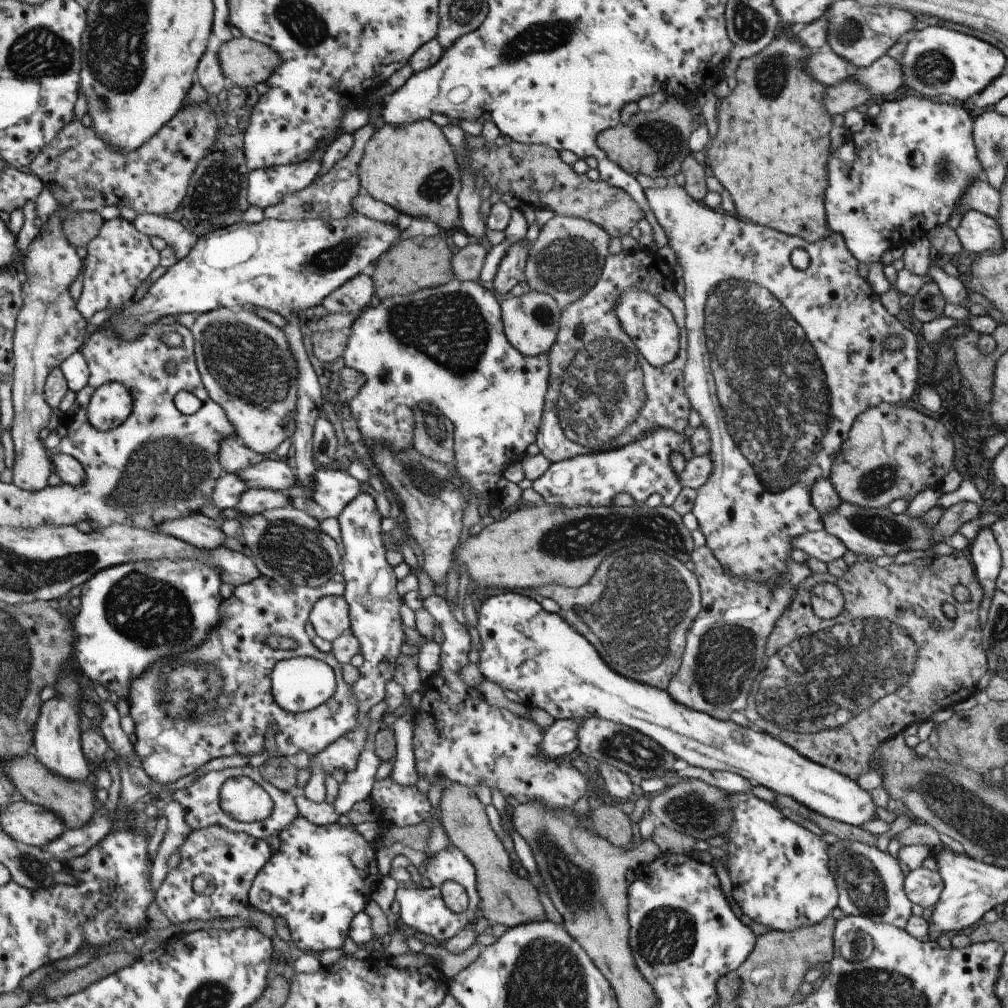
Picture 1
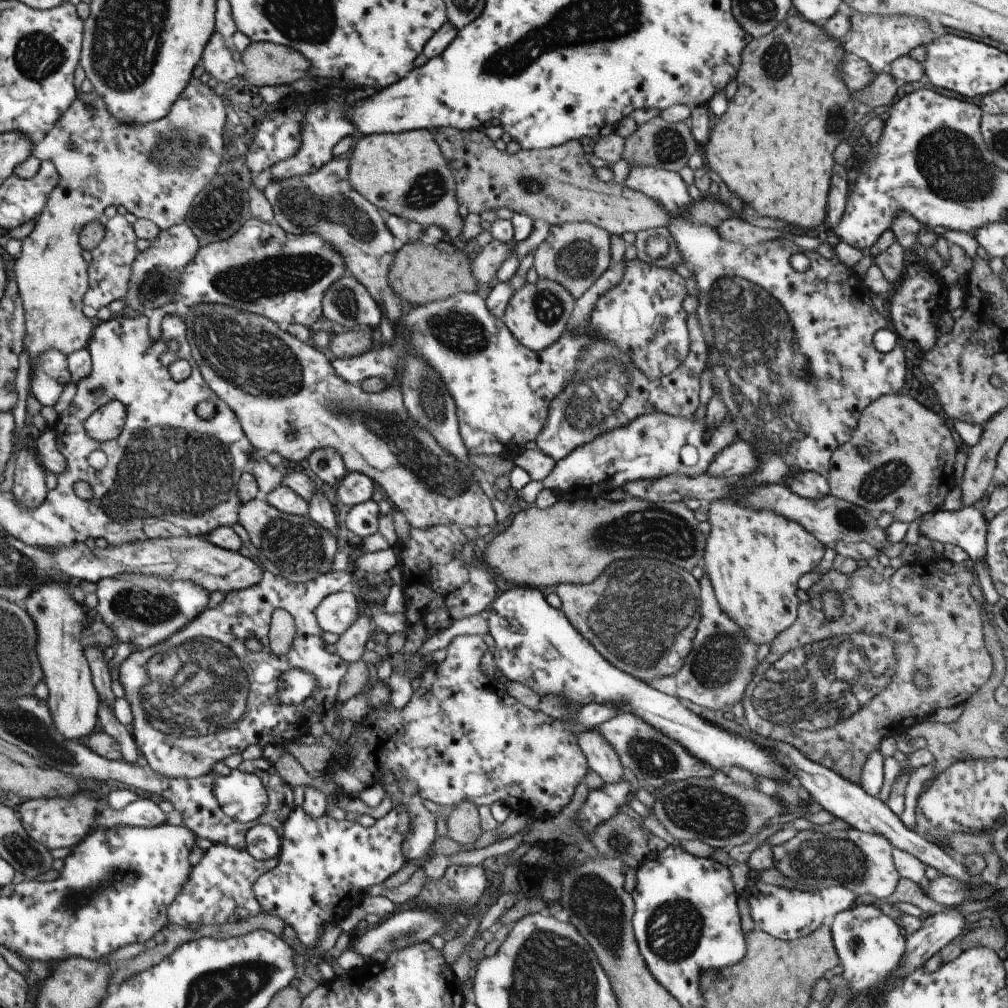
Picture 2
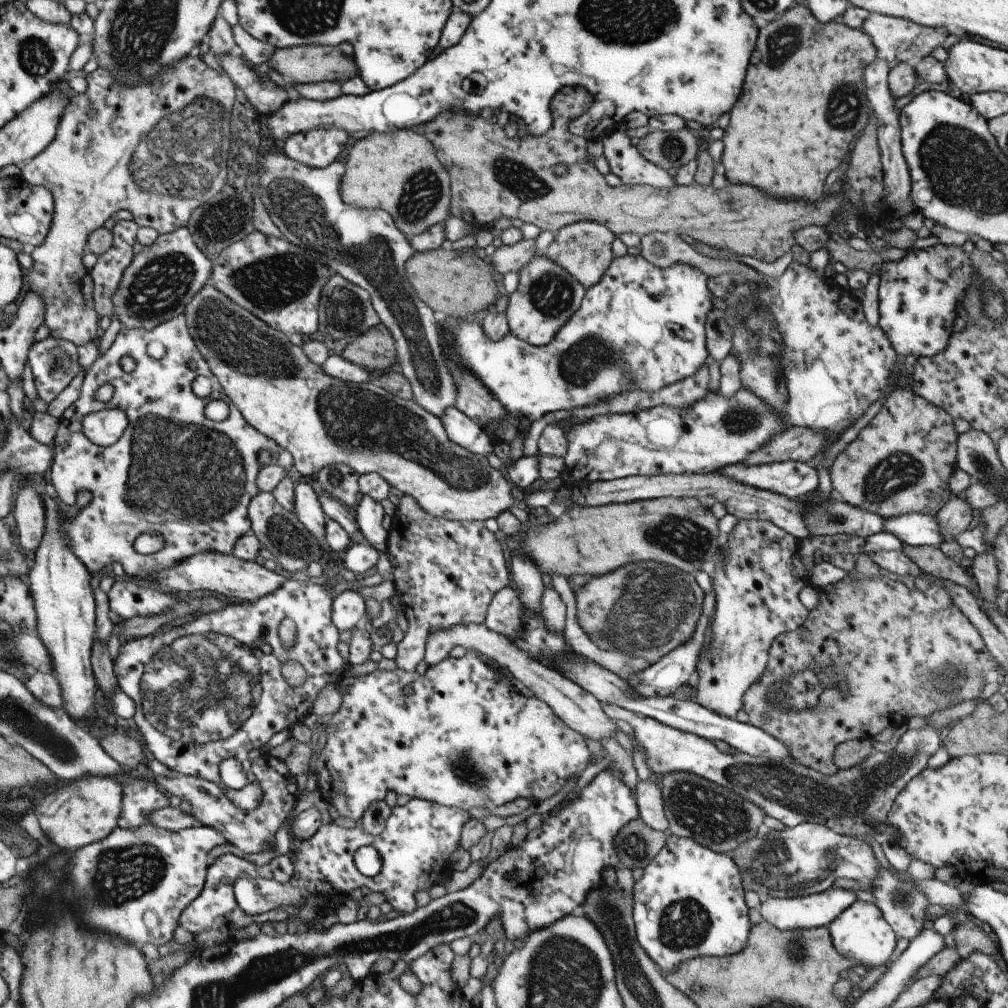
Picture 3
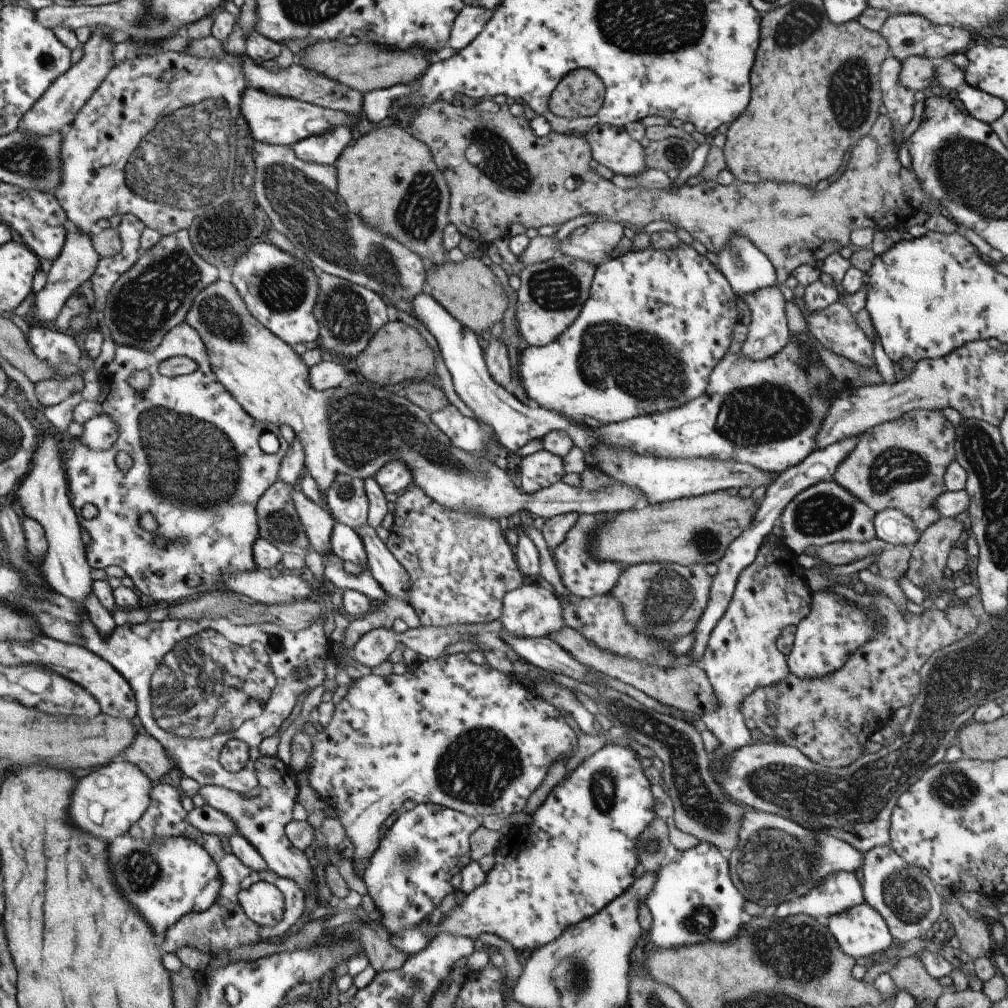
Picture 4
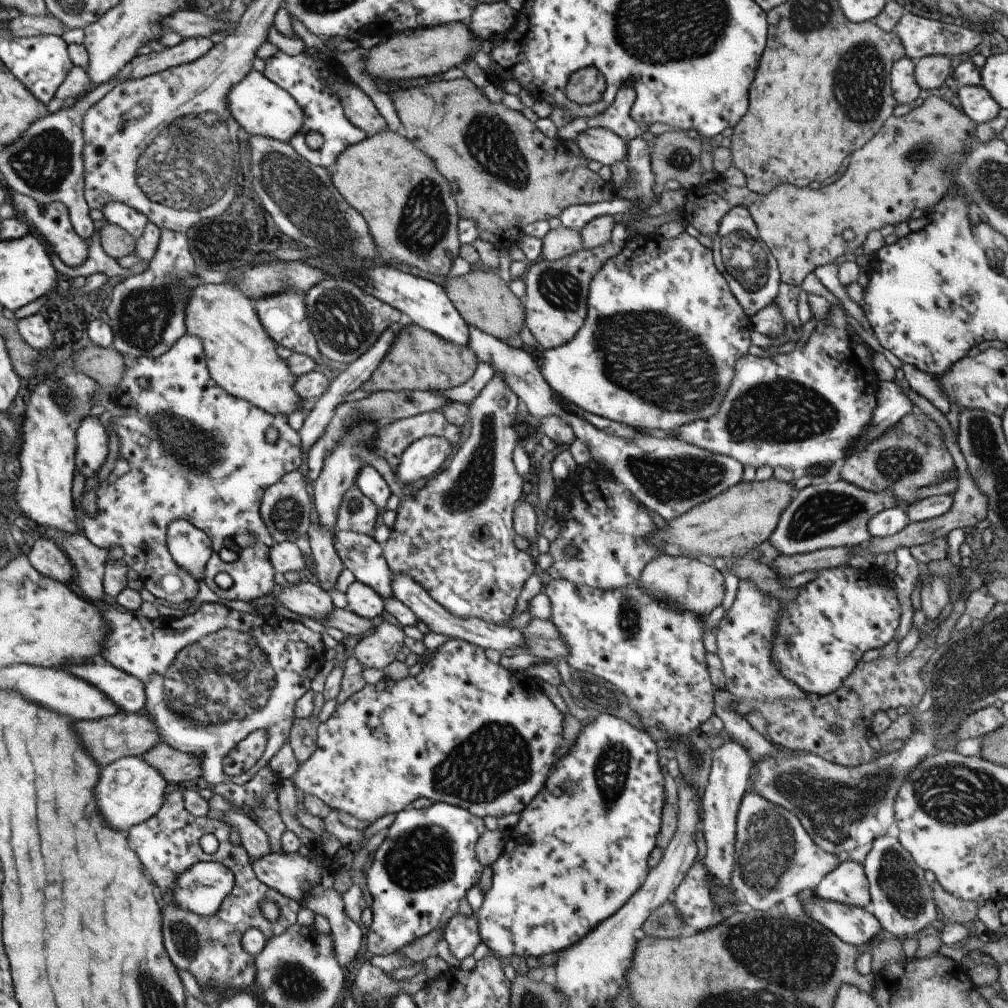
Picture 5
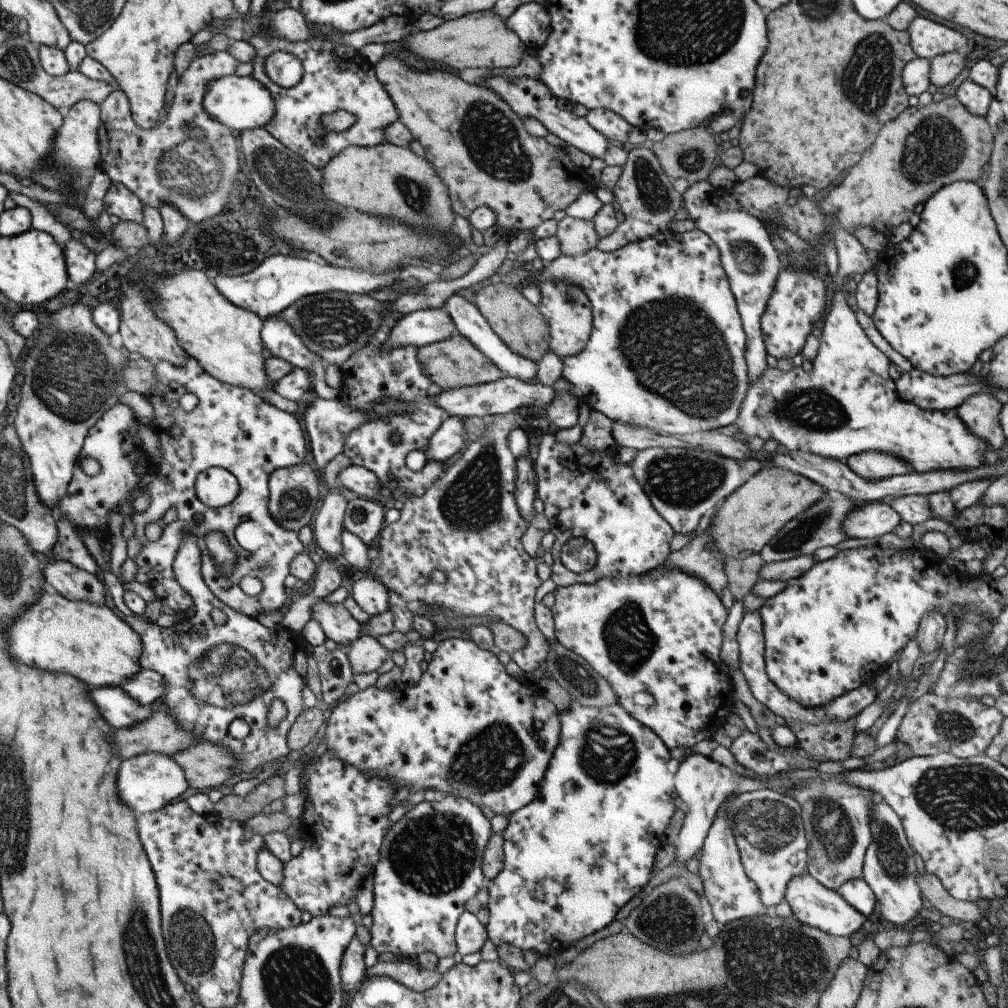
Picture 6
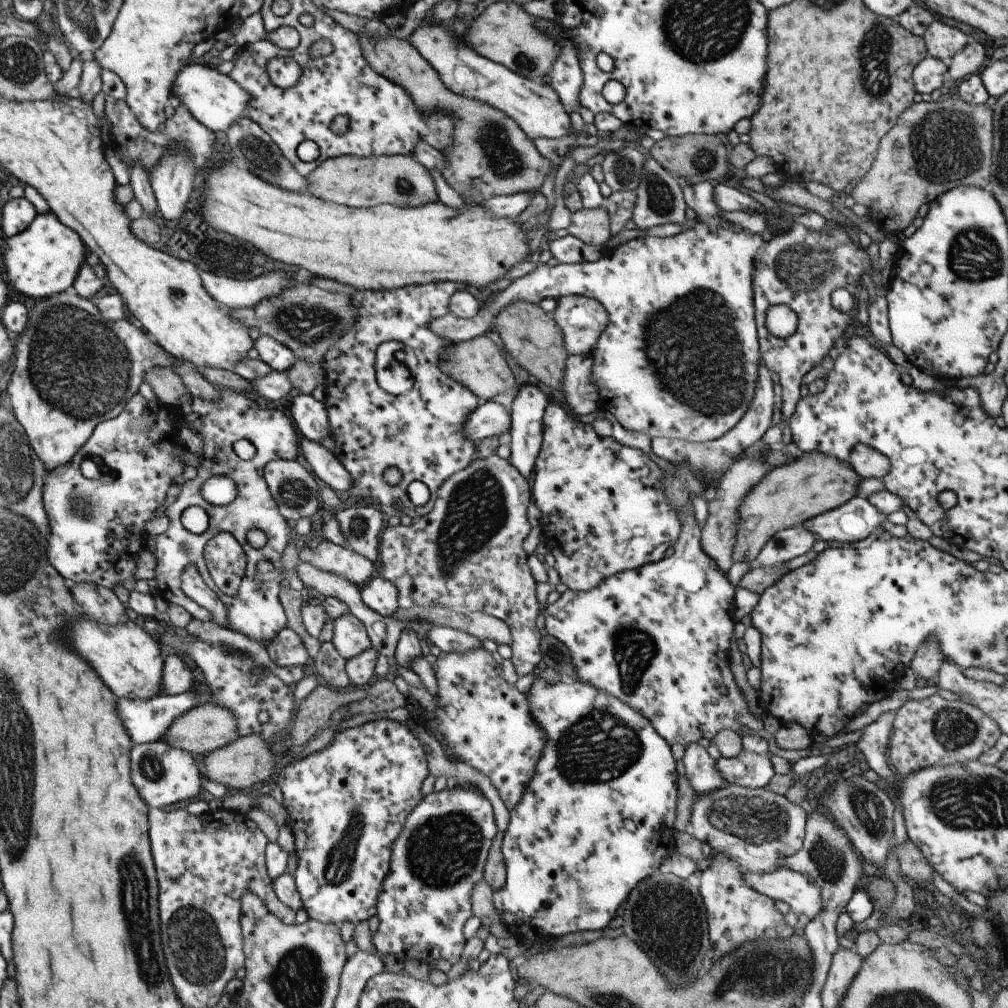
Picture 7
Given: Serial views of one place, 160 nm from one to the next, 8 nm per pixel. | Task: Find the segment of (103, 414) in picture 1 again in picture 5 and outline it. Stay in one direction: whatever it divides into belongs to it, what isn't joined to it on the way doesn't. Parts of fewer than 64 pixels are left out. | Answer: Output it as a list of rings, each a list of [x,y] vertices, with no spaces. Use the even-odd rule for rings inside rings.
[[[95,415],[87,416],[76,431],[77,474],[89,479],[96,476],[107,456],[107,432]]]

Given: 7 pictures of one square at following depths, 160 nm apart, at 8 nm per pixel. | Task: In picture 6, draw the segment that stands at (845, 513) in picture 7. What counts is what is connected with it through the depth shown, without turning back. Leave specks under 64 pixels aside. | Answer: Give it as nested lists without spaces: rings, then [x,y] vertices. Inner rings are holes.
[[[873,501],[849,511],[842,531],[846,538],[877,538],[892,532],[899,521],[899,515],[887,503]]]

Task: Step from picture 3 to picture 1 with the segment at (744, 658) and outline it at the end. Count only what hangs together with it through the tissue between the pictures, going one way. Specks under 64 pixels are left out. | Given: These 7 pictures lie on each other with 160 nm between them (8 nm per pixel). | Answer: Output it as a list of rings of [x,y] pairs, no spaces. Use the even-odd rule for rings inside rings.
[[[670,179],[663,188],[643,189],[648,210],[656,218],[658,225],[663,229],[667,242],[673,250],[676,261],[681,266],[681,276],[684,284],[684,327],[686,328],[686,363],[683,369],[684,389],[690,402],[690,408],[695,409],[701,418],[701,424],[708,430],[710,438],[710,459],[712,471],[708,480],[697,489],[690,512],[698,522],[698,530],[705,539],[705,546],[711,551],[719,566],[730,575],[744,581],[777,585],[778,579],[786,574],[788,555],[793,550],[792,541],[799,535],[817,532],[823,528],[818,510],[811,504],[809,489],[813,481],[818,478],[828,478],[830,466],[842,442],[847,438],[850,426],[855,417],[869,407],[879,403],[899,404],[909,400],[918,388],[916,381],[917,351],[916,339],[912,330],[907,329],[901,318],[889,315],[879,301],[879,295],[873,292],[866,279],[857,272],[858,262],[847,250],[843,239],[835,233],[815,242],[807,242],[799,236],[781,234],[778,230],[771,230],[765,226],[757,226],[751,222],[737,220],[723,212],[715,212],[702,202],[694,201],[688,192]],[[793,248],[803,248],[810,254],[810,263],[805,270],[797,270],[789,264],[789,252]],[[889,336],[903,336],[901,350],[885,350],[883,340]],[[765,378],[775,378],[781,384],[781,392],[775,394],[771,382]]]

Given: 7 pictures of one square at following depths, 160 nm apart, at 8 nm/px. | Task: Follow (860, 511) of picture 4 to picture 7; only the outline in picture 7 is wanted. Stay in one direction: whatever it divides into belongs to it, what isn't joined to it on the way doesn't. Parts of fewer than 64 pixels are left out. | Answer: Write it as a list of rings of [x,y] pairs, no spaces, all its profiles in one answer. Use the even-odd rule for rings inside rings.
[[[801,525],[777,531],[767,540],[763,548],[760,548],[753,564],[757,567],[781,564],[781,562],[809,552],[815,541],[814,535]]]

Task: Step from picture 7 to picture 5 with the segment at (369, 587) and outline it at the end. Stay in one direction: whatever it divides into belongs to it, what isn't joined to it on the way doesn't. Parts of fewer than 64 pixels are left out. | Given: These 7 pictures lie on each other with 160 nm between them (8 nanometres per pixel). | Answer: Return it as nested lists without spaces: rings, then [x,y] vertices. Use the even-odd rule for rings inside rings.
[[[355,579],[344,590],[347,610],[361,618],[371,620],[375,616],[384,615],[384,602],[380,596],[366,584]]]

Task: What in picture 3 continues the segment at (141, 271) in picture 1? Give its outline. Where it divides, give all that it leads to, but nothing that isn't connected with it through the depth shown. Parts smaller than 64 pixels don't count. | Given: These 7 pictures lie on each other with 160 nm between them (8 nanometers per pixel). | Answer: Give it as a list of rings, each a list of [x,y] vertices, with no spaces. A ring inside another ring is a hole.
[[[116,221],[112,232],[112,245],[96,257],[96,264],[88,273],[91,279],[91,298],[97,316],[112,316],[111,295],[120,281],[123,271],[130,265],[131,246],[136,240],[138,226],[135,221]]]

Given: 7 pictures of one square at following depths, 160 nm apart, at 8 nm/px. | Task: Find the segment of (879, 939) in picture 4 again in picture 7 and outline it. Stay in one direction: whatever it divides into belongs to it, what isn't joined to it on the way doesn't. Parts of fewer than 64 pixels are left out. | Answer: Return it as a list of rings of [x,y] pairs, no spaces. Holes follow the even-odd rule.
[[[783,867],[766,873],[742,871],[742,879],[759,894],[788,904],[795,915],[805,914],[812,919],[821,910],[818,888],[798,872]]]

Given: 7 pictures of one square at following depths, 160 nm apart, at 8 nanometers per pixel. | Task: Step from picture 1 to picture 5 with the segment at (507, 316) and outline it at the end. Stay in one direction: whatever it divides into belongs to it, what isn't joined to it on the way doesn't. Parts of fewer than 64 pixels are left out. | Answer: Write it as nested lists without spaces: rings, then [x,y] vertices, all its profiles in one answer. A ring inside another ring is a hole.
[[[613,224],[610,240],[606,244],[591,249],[582,249],[570,256],[555,260],[538,260],[528,263],[524,272],[525,301],[524,325],[535,338],[541,348],[552,349],[574,337],[581,328],[586,317],[586,298],[588,282],[603,264],[616,256],[622,249],[629,236],[621,224]]]

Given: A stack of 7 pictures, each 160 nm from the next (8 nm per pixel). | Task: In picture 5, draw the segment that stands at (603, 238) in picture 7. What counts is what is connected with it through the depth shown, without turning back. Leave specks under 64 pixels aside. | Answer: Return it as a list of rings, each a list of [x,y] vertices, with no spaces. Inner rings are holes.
[[[559,225],[555,230],[549,230],[541,242],[539,260],[555,261],[575,252],[581,251],[581,236],[578,230],[569,230]]]

